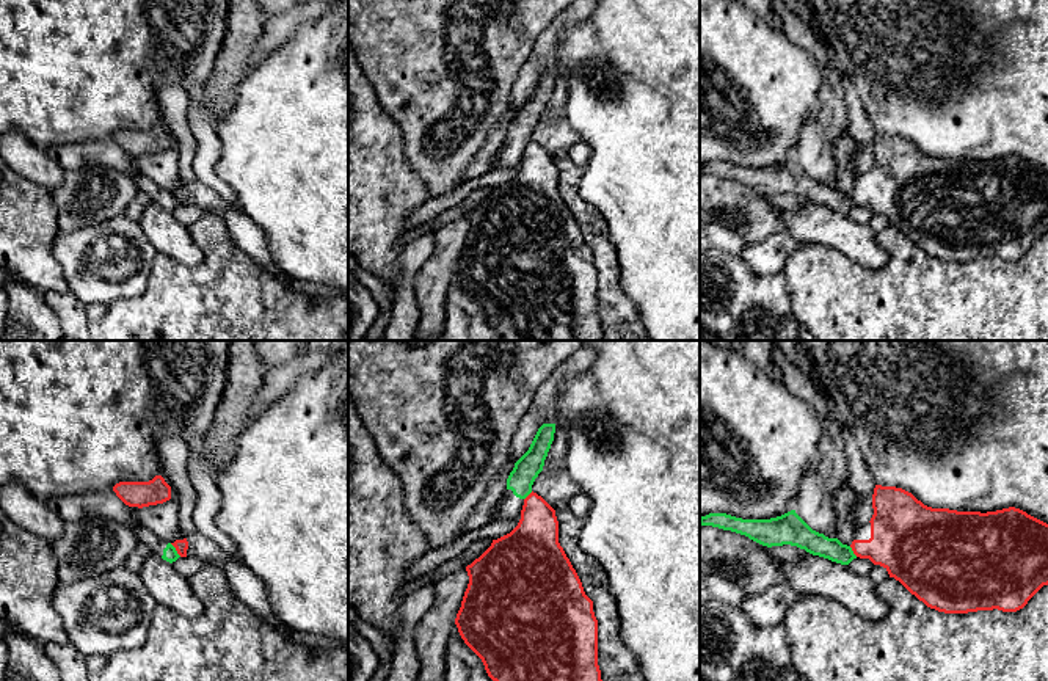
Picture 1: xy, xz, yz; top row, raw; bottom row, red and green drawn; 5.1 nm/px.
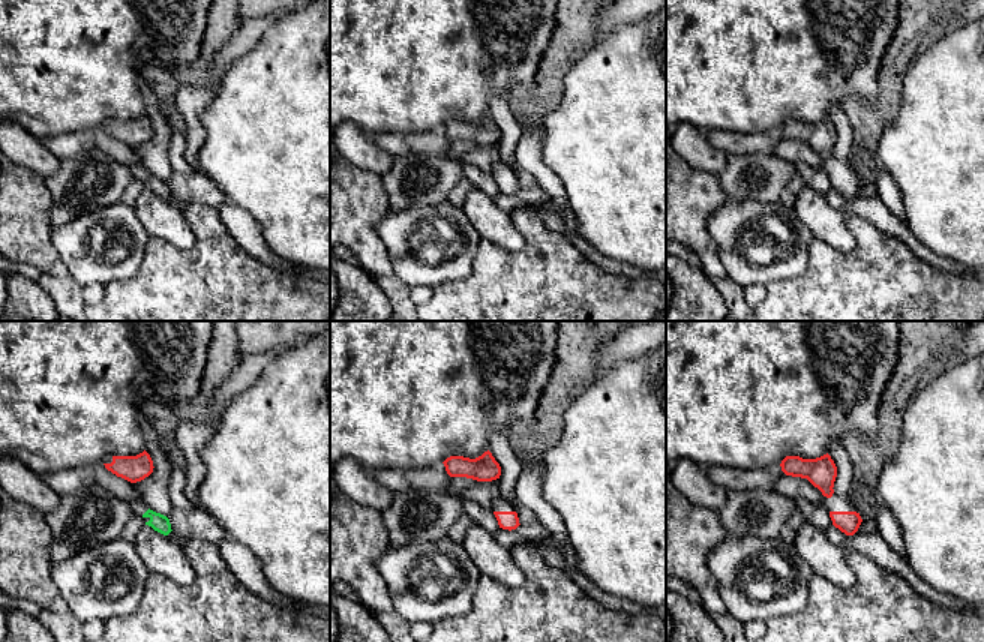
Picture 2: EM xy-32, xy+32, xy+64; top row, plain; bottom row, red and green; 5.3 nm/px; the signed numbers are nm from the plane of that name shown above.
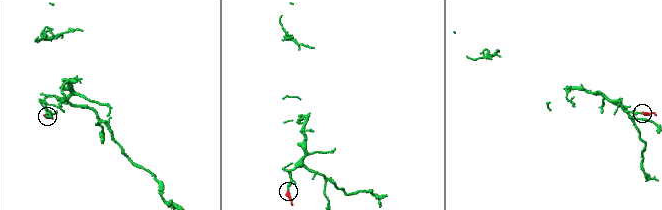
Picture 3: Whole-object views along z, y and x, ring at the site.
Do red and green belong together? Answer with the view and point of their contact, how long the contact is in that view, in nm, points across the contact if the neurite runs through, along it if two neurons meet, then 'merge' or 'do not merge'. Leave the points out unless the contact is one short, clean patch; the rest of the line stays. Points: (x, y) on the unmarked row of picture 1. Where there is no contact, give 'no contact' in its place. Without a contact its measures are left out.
xy (176, 198) | 90 nm | along xy (170, 192), (181, 204) | do not merge

